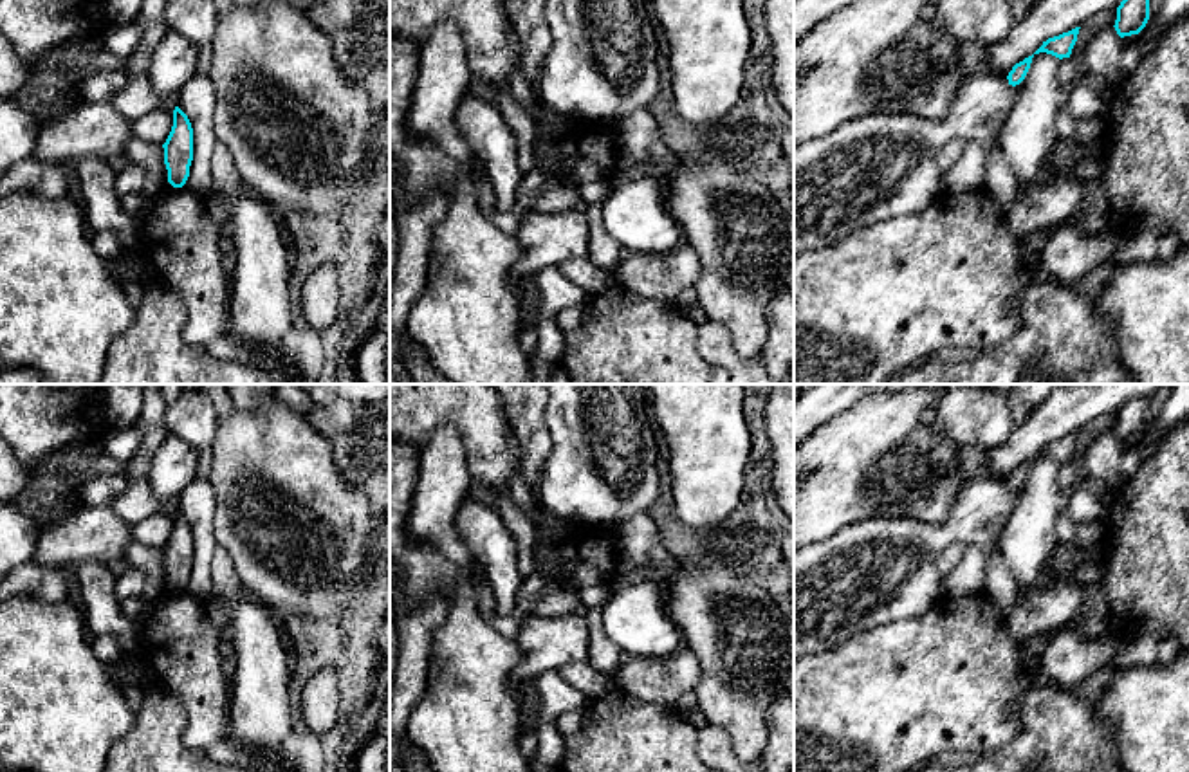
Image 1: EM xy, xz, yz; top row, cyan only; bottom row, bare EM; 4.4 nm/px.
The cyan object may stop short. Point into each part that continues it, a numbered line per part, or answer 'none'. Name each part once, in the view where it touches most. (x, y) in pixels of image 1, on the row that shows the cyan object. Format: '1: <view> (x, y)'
none

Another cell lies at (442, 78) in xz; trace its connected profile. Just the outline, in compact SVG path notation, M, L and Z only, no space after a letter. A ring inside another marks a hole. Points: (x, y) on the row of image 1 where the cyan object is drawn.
M449 20L437 23L420 47L406 130L433 142L464 171L476 168L476 161L455 124L455 112L471 81L460 31Z

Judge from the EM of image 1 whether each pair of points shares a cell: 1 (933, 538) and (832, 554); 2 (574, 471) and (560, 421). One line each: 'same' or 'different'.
1: same
2: same

